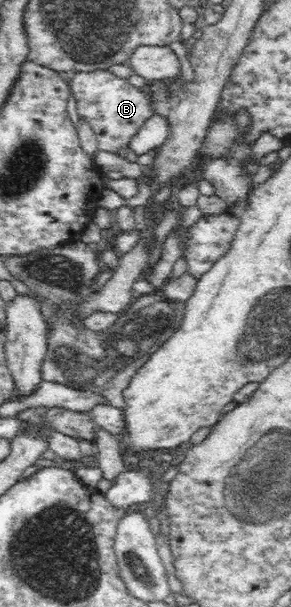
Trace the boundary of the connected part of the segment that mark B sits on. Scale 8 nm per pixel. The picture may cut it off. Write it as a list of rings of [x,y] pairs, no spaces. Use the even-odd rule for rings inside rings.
[[[109,70],[71,73],[68,81],[71,97],[80,120],[85,120],[95,133],[98,149],[112,154],[129,154],[131,139],[154,113],[152,97],[143,88],[133,86]]]

